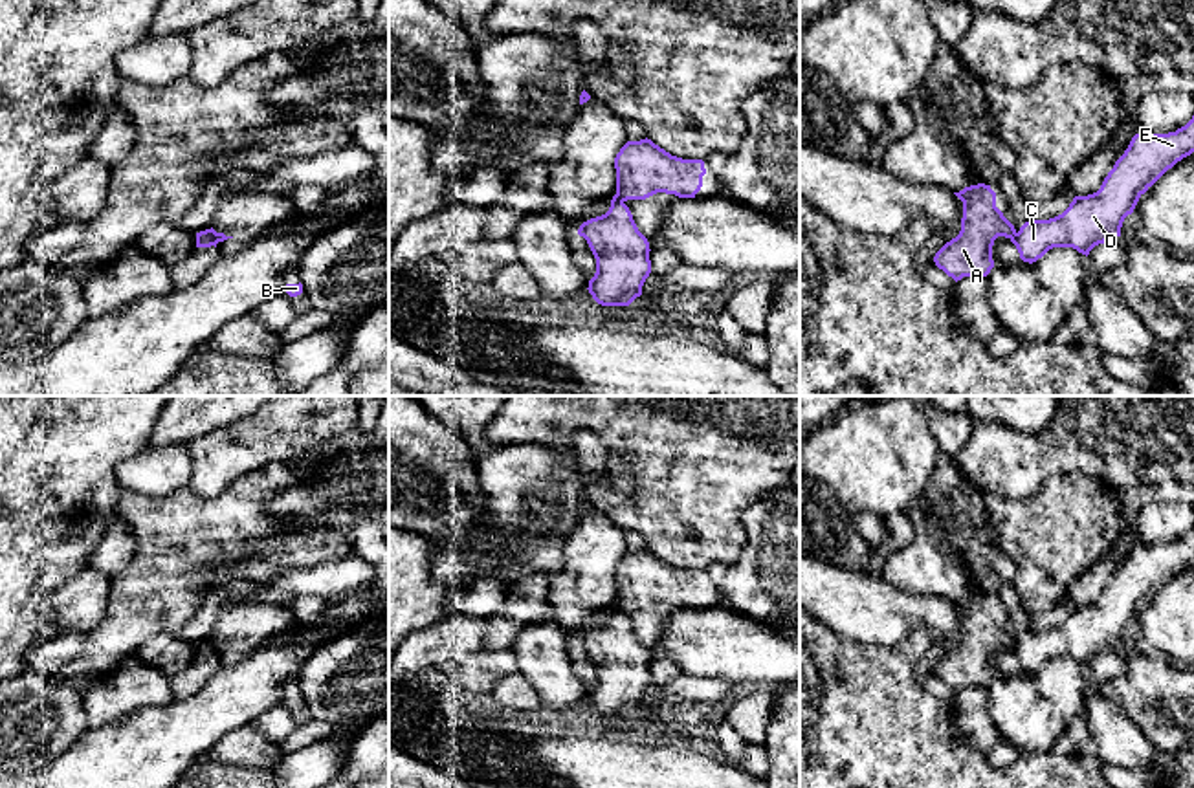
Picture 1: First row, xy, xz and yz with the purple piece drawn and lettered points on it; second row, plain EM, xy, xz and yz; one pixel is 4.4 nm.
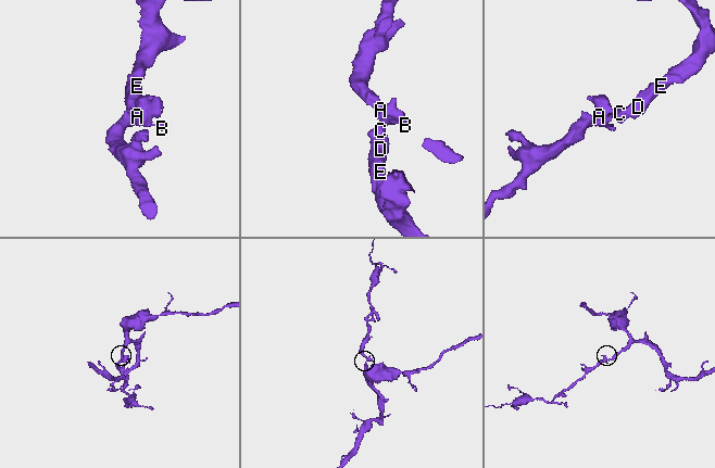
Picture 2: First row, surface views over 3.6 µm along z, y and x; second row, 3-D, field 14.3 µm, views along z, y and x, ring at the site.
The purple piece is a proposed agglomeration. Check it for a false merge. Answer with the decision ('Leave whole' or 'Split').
Split

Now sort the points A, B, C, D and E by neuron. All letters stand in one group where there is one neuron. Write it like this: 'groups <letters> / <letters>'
groups A B / C D E

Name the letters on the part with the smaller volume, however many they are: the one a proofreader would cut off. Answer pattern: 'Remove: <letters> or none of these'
Remove: A, B

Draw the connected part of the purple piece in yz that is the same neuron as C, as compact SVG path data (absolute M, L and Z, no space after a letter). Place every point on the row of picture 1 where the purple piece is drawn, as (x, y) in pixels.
M1194 115L1192 119L1168 134L1135 134L1124 150L1124 154L1115 161L1113 169L1104 178L1100 189L1088 196L1075 196L1069 207L1049 220L1029 220L1020 231L1011 238L1016 246L1020 258L1023 262L1036 262L1053 247L1073 247L1082 255L1104 242L1111 242L1121 236L1122 222L1133 213L1139 198L1177 161L1194 152Z

